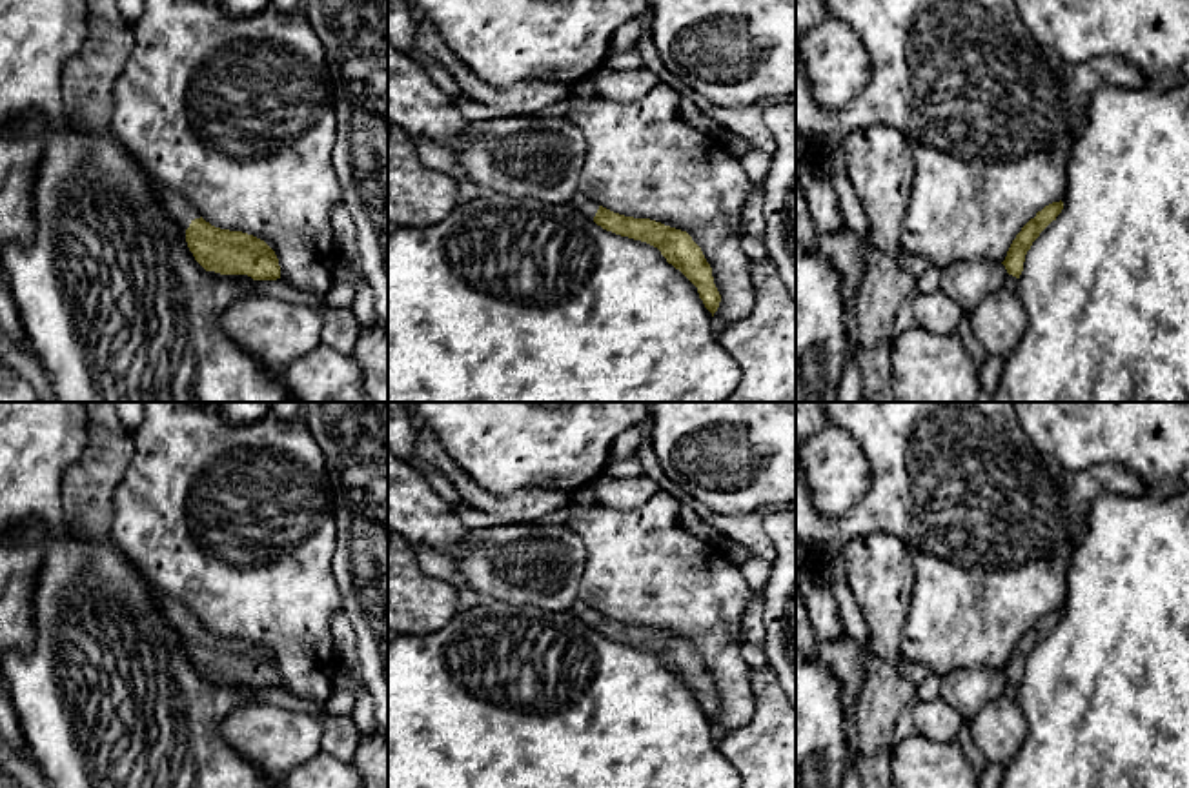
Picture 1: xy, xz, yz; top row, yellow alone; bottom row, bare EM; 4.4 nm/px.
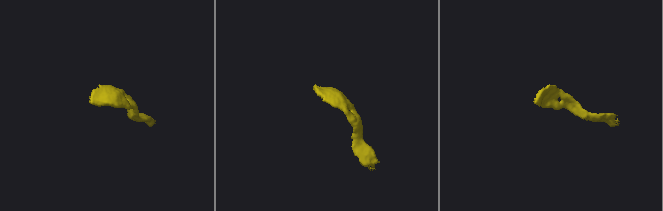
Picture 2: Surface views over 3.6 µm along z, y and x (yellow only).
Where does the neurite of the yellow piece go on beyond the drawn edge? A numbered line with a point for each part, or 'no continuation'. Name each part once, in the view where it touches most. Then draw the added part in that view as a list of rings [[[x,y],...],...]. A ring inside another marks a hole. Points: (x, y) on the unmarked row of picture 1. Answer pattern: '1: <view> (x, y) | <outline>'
1: xy (179, 617) | [[[158,595],[158,608],[168,621],[168,624],[178,633],[178,637],[186,642],[186,637],[195,626],[200,626],[200,621],[195,613],[189,611],[186,604],[173,599],[171,595]]]

